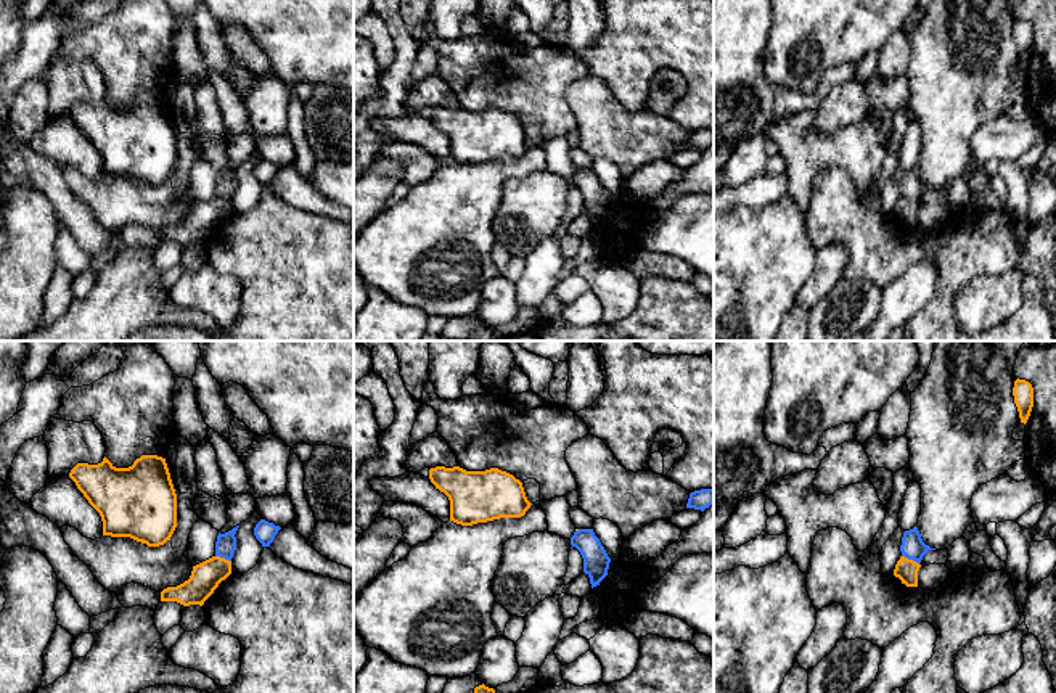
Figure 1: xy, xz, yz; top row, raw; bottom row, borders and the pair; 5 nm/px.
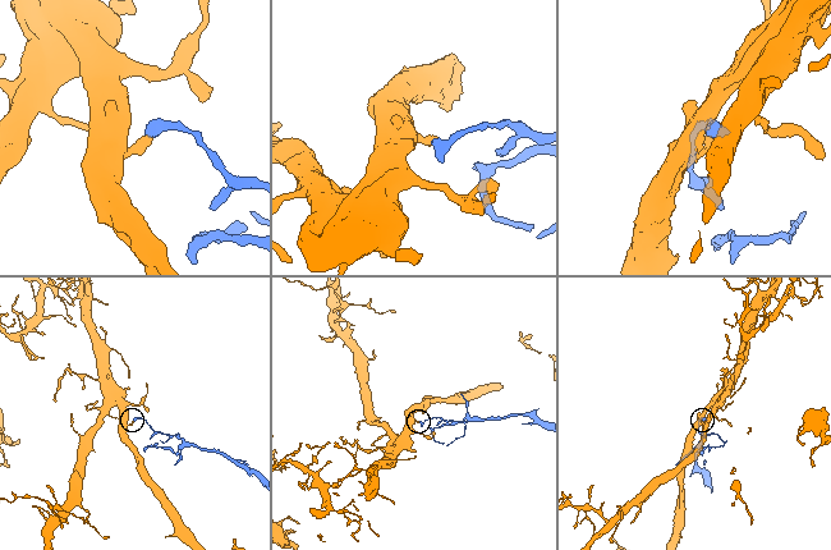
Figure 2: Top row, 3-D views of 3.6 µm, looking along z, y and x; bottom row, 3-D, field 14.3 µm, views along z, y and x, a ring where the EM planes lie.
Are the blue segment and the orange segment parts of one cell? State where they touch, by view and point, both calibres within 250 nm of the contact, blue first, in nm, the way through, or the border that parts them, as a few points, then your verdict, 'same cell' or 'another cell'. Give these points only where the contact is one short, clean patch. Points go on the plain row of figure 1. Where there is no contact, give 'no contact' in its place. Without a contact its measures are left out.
contact yz (910, 198); calibres 120 and 110 nm; border yz (902, 195), (918, 203); another cell

